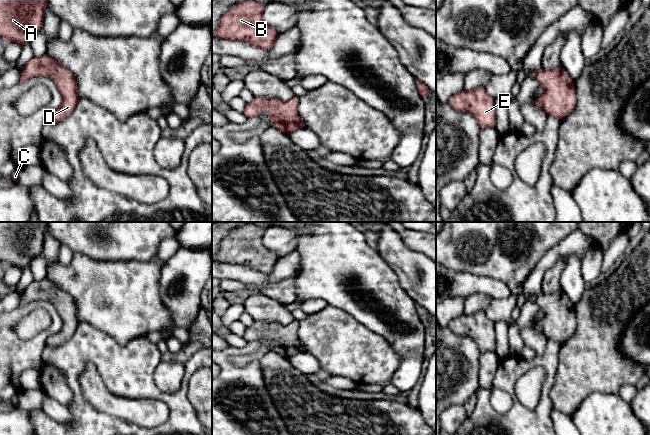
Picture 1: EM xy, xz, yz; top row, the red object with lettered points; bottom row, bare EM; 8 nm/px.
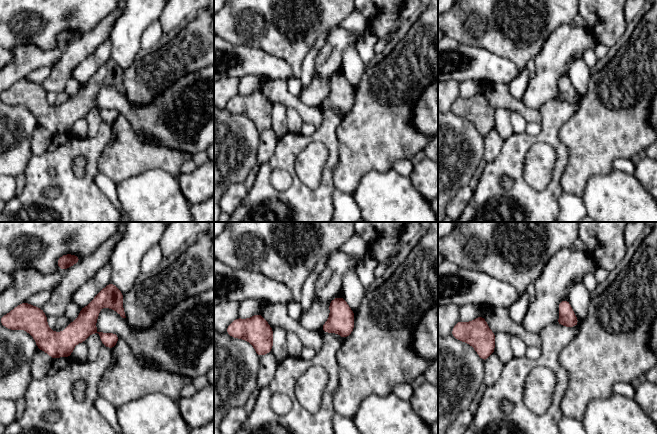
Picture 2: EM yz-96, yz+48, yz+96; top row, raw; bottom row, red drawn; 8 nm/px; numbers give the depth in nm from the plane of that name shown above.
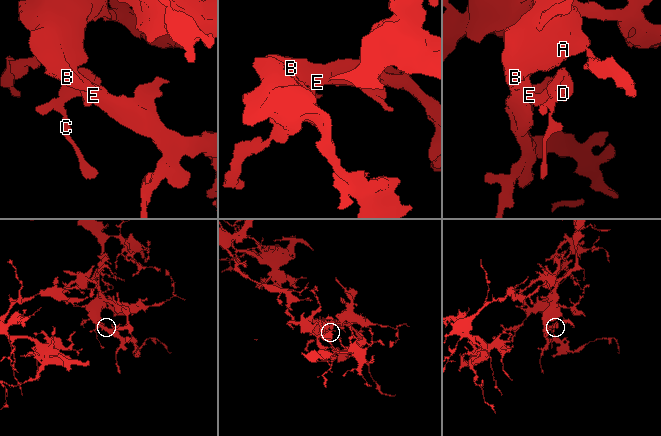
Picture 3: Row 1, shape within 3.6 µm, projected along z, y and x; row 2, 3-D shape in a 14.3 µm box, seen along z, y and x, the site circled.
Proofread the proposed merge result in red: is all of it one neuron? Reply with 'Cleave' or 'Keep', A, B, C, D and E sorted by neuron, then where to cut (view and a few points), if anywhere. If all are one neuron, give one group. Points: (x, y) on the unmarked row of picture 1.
Keep. Groups: A B C D E. No split

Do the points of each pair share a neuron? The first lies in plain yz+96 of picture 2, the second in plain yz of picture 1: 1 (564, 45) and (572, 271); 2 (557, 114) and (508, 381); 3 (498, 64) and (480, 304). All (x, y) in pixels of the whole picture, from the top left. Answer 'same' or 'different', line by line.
1: different
2: same
3: different

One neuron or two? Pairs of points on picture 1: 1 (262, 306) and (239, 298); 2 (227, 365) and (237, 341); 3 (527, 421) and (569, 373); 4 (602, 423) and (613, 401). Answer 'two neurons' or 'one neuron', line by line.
1: two neurons
2: two neurons
3: two neurons
4: one neuron

